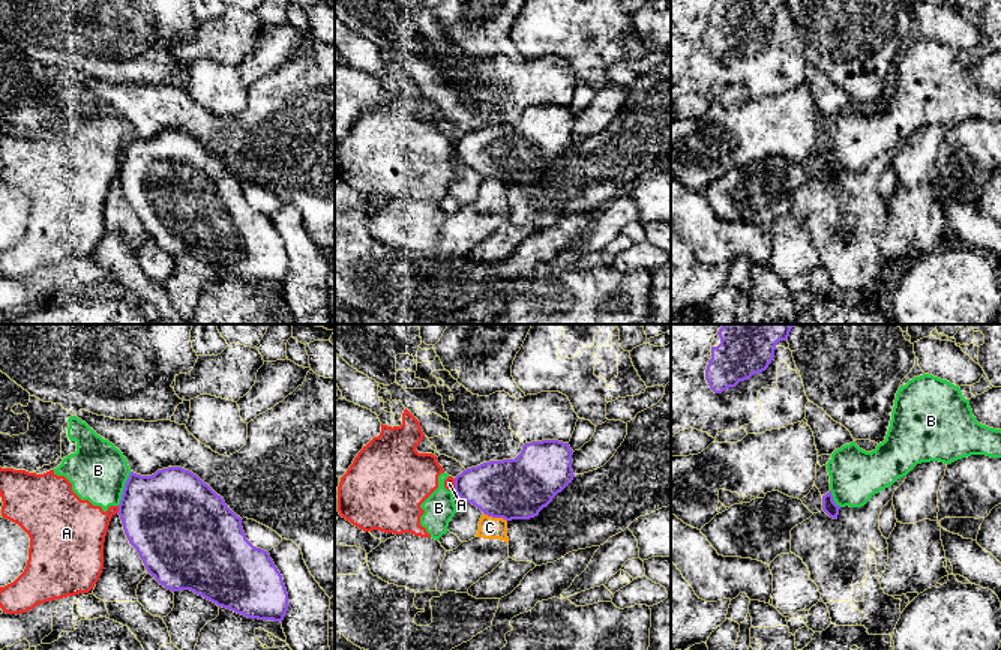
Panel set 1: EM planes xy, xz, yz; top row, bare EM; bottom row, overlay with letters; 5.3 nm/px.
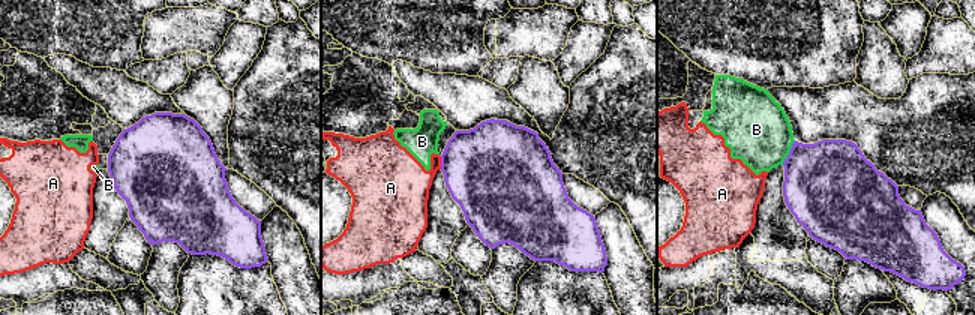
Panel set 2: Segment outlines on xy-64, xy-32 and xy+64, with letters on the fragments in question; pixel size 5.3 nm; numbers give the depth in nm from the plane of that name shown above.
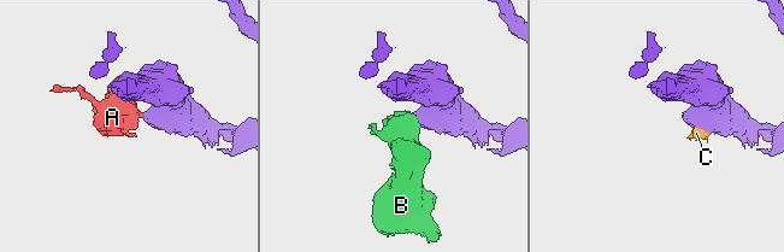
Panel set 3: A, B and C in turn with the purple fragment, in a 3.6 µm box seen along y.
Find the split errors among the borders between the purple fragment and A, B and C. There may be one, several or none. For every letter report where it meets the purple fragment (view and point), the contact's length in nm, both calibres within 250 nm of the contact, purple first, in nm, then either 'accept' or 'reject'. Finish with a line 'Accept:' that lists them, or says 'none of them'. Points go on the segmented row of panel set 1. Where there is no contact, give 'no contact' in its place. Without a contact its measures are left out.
A: meets purple in xy at (119, 509); contact 40 nm long; 460 nm thick on the purple side, 320 nm on the other; reject
B: meets purple in xy at (125, 488); contact 200 nm long; 440 nm thick on the purple side, 320 nm on the other; reject
C: meets purple in xz at (495, 517); contact 140 nm long; 320 nm thick on the purple side, 120 nm on the other; reject
Accept: none of them

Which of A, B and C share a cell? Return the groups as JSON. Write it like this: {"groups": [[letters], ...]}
{"groups": [["A", "B"], ["C"]]}

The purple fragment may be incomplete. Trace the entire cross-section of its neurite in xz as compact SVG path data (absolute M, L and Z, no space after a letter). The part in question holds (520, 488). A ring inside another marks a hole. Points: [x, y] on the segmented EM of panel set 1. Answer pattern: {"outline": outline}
{"outline": "M531 441L515 459L489 461L455 477L455 492L492 518L530 519L575 477L569 443Z"}

